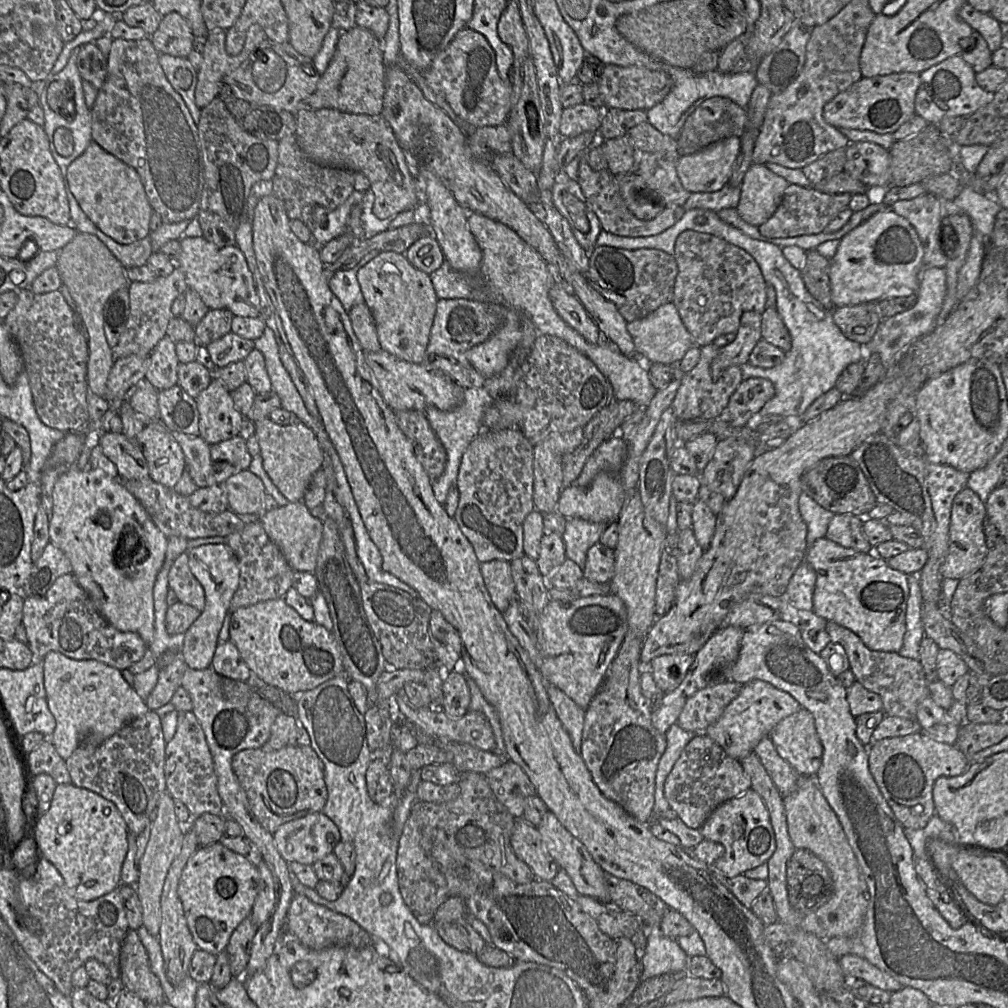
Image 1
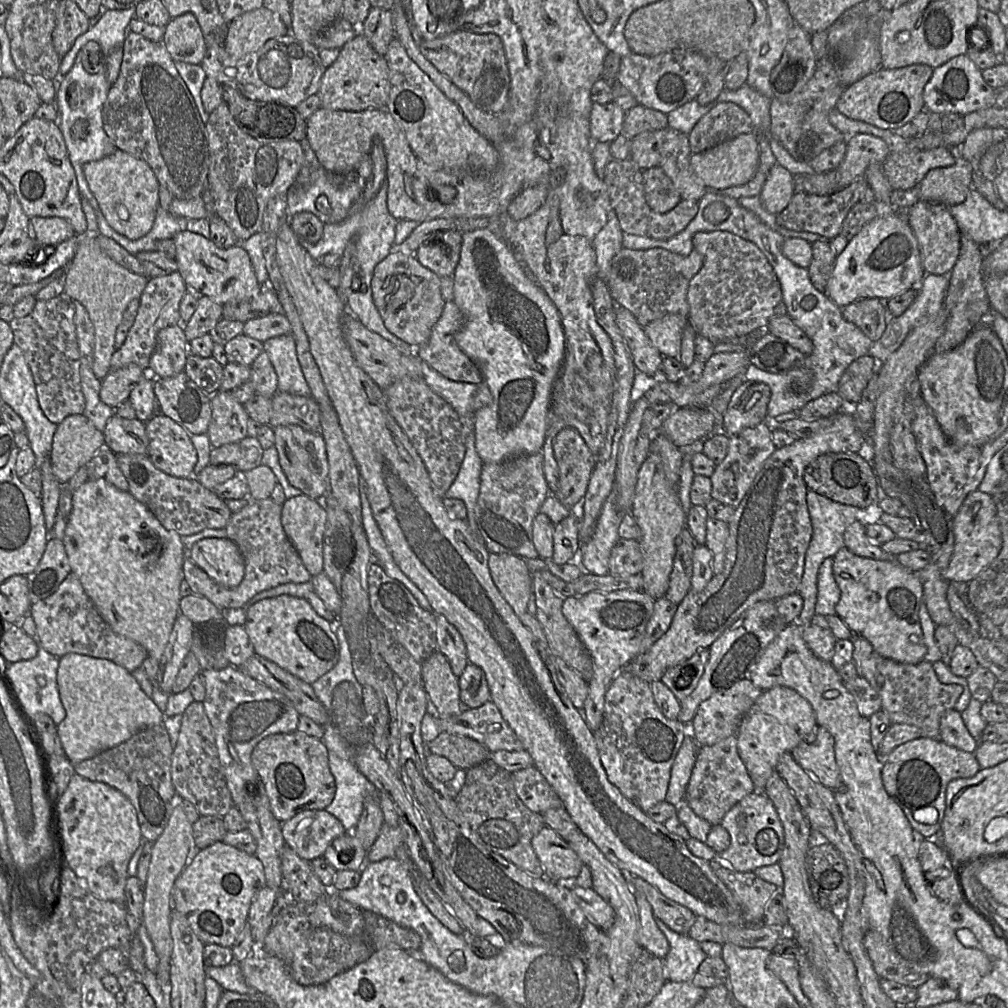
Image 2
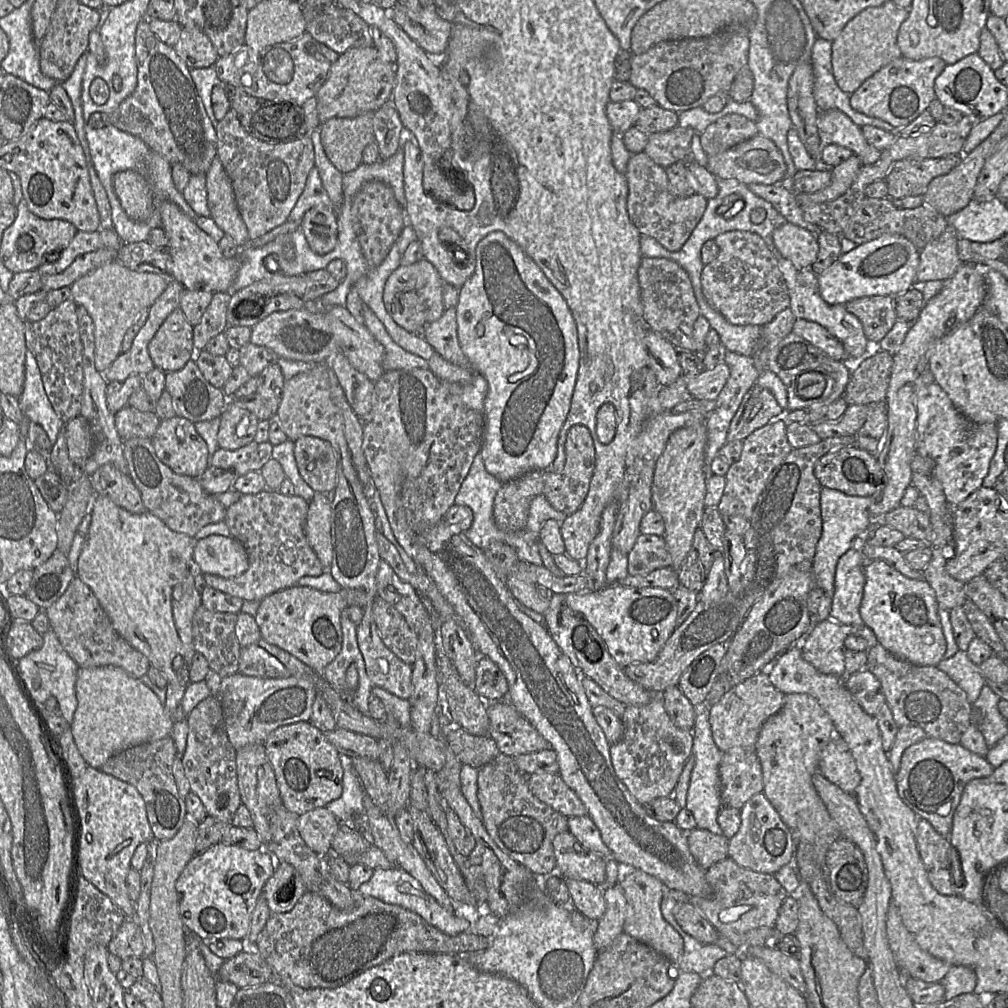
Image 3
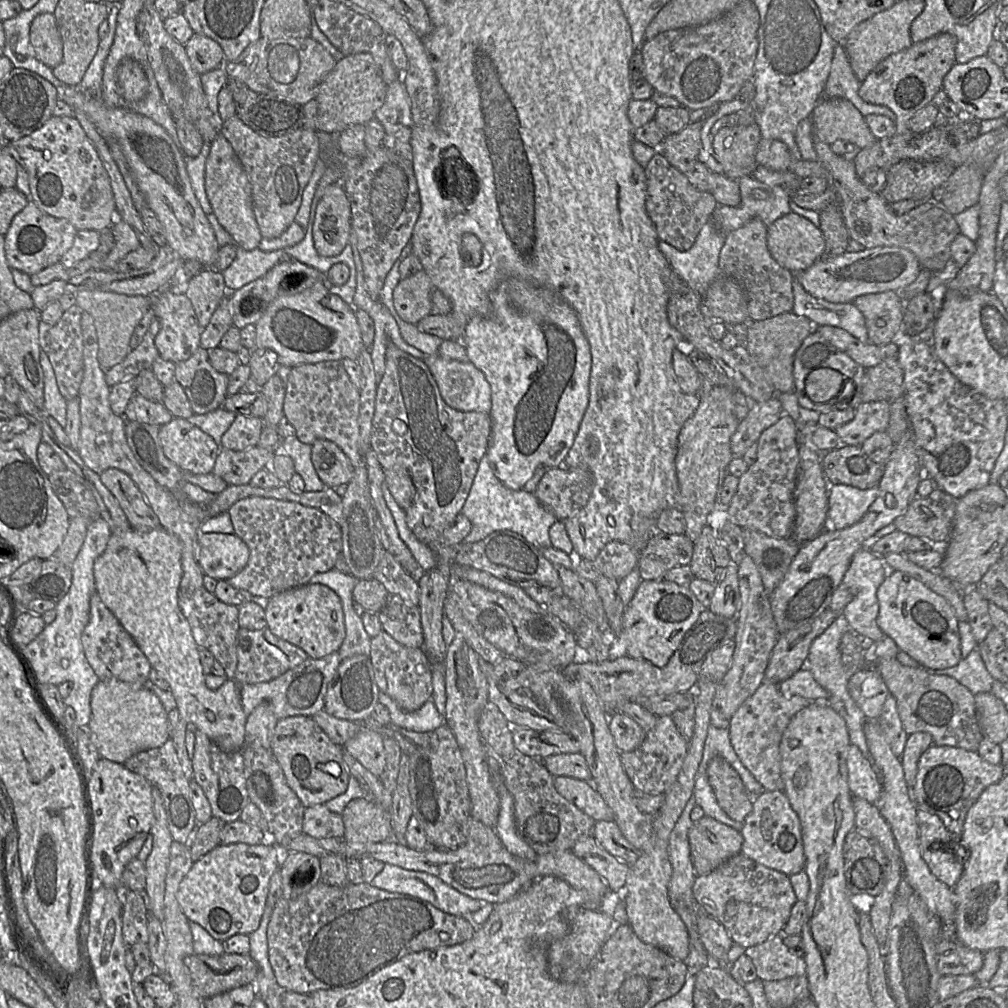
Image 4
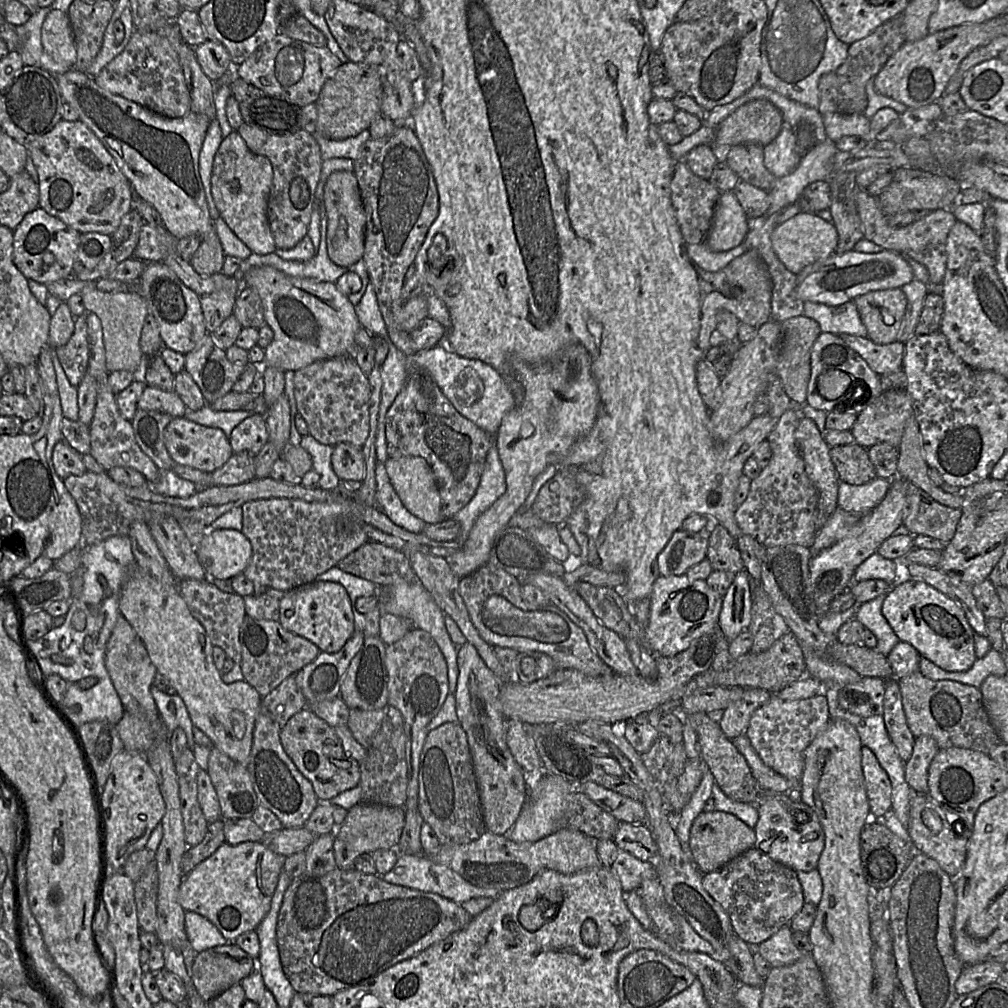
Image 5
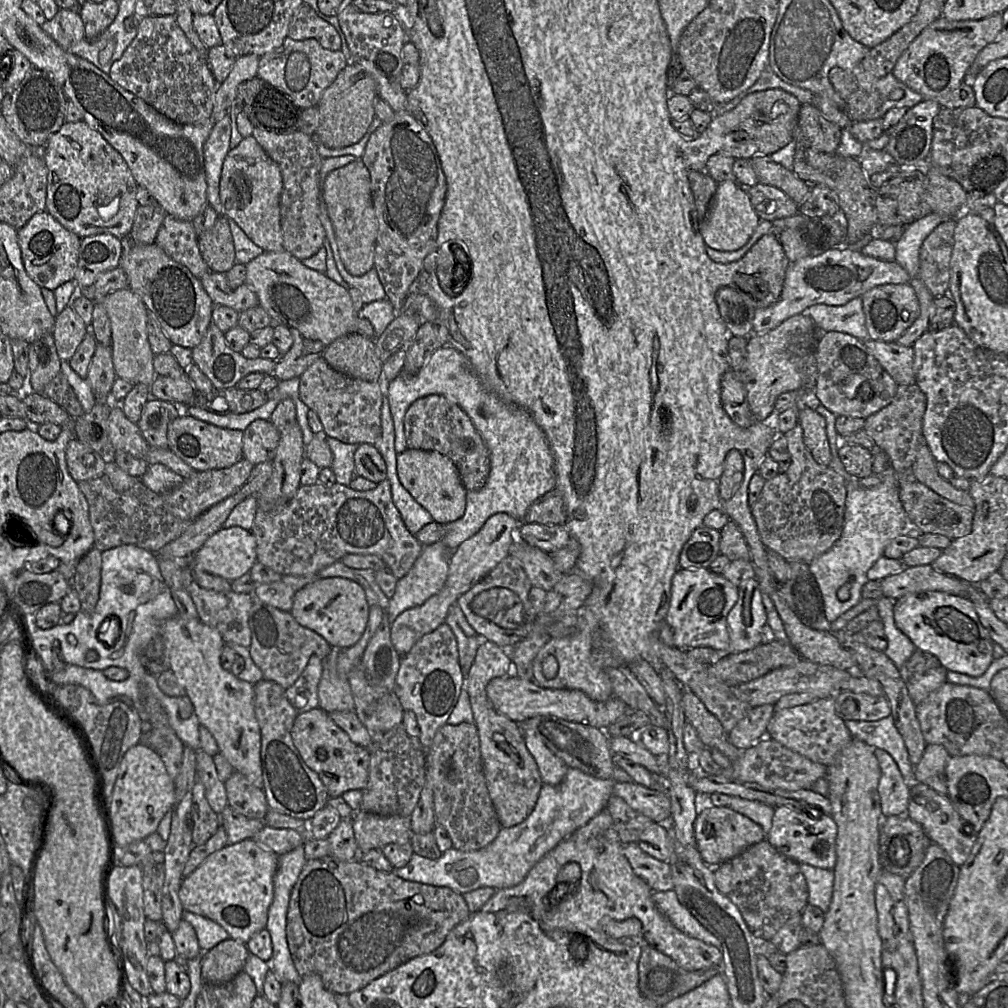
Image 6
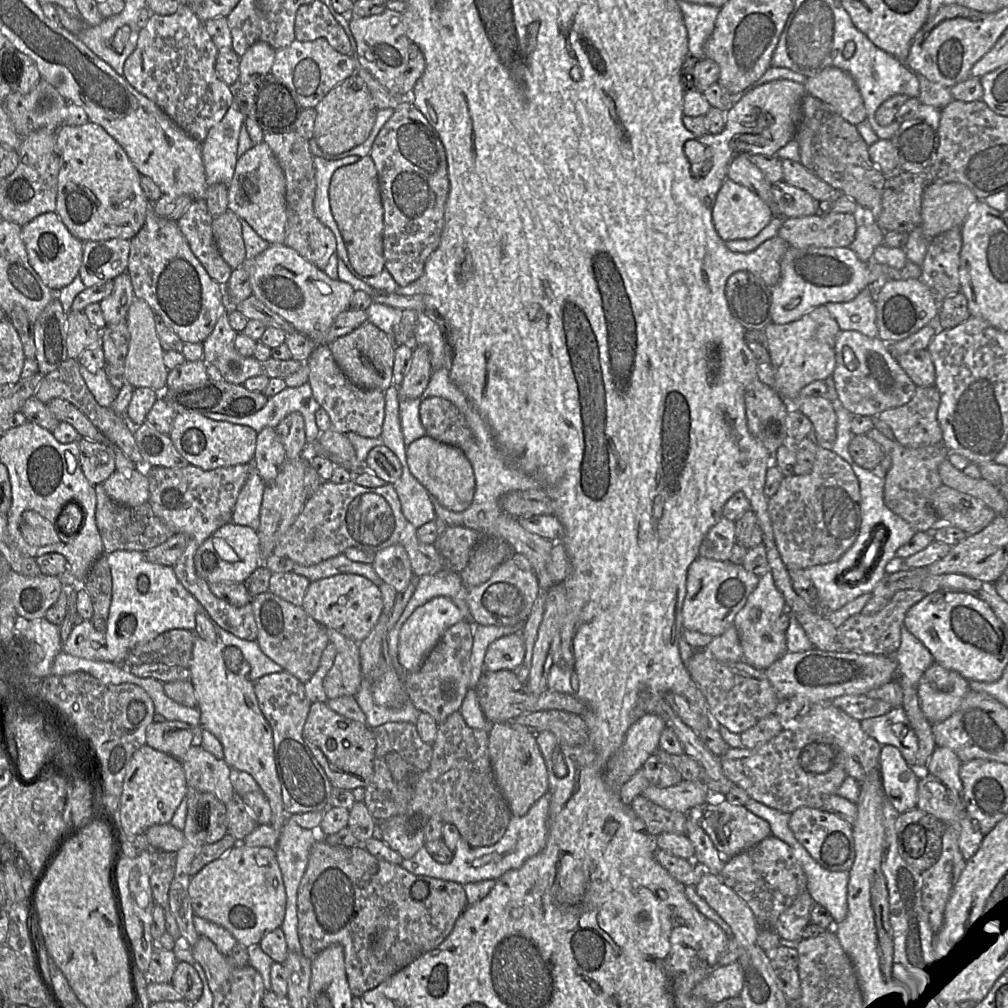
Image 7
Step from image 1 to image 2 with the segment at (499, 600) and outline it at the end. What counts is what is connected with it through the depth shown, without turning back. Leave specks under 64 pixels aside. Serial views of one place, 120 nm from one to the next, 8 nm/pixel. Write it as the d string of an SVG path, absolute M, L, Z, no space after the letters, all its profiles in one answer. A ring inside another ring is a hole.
M489 554L492 580L517 616L527 612L532 593L532 572L525 560L510 554Z

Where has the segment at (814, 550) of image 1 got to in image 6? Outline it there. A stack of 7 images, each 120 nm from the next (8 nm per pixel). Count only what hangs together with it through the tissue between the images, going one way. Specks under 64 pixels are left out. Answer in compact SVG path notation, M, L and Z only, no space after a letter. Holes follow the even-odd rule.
M938 591L907 595L894 602L893 617L896 627L918 650L935 656L948 671L979 677L994 660L994 642L966 598Z

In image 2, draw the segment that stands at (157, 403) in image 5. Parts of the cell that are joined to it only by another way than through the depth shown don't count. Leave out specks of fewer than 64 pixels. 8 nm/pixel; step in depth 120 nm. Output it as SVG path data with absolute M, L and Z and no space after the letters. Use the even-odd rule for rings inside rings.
M113 415L103 431L104 446L116 455L147 454L146 422Z

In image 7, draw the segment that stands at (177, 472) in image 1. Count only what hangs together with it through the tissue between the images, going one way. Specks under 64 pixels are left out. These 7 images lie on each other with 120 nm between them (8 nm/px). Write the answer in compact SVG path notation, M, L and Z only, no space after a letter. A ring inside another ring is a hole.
M193 412L176 413L169 433L183 458L204 470L252 463L257 435L258 432L248 426L215 421Z

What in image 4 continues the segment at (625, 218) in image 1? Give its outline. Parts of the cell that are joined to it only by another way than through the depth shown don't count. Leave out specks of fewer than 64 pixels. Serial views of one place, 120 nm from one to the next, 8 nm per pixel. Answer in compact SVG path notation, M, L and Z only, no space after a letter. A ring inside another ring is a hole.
M657 152L645 166L647 180L646 211L660 240L679 251L688 251L694 245L702 227L710 221L718 203L709 191L694 187L686 175L672 166Z

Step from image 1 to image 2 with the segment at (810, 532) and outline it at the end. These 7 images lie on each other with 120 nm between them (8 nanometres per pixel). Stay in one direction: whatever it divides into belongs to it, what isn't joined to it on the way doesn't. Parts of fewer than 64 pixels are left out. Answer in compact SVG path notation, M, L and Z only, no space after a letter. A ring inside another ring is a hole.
M810 490L806 494L806 503L813 532L805 554L803 575L796 591L803 599L802 611L798 617L798 623L801 627L803 625L810 625L812 617L816 614L817 575L821 564L825 559L832 558L839 549L844 547L843 534L851 523L857 521L856 514L860 510L854 506L835 502Z

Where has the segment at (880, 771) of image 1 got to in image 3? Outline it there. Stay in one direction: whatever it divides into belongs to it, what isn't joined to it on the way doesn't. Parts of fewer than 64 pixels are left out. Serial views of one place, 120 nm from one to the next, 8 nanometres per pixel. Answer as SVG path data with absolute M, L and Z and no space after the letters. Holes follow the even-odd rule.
M926 737L903 752L895 779L898 794L903 802L920 818L929 821L939 834L948 836L954 812L966 784L973 779L990 776L994 770L995 767L985 757L967 750L960 744Z

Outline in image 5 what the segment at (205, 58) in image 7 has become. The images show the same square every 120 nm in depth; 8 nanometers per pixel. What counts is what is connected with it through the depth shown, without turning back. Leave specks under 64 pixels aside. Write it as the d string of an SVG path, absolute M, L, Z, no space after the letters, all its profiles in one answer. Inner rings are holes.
M135 31L123 51L94 77L95 83L166 118L190 113L190 93L177 52L167 39L155 33Z

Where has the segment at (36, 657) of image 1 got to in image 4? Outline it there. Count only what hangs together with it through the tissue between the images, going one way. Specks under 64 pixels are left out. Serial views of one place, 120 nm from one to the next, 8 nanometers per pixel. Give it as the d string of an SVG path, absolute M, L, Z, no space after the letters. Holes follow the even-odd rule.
M97 593L90 597L89 621L82 632L81 643L87 661L100 680L118 679L133 685L144 685L149 679L150 661Z

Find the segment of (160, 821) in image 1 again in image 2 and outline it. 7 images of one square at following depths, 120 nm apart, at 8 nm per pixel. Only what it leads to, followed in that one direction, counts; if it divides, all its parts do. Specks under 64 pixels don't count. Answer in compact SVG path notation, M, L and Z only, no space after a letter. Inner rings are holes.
M176 799L167 826L154 842L144 892L143 923L153 942L159 963L156 969L158 983L164 995L171 996L170 967L173 940L170 932L170 917L173 910L173 887L176 879L185 868L190 848L194 844L192 823L188 820L181 803Z

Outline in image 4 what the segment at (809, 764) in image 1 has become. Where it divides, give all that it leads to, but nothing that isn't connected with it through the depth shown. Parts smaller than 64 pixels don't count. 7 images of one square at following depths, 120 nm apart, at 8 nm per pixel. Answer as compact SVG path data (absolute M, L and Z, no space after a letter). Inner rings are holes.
M850 744L846 762L848 786L853 797L876 804L881 795L881 783L871 758L869 760L856 745Z

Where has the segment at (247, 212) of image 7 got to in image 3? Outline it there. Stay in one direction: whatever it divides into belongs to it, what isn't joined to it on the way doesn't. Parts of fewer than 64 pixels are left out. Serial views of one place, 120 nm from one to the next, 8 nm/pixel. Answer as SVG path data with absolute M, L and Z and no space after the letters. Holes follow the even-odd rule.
M217 155L214 157L210 168L206 173L206 191L210 217L225 234L232 238L236 246L240 249L247 246L252 240L249 239L247 227L237 208L231 180L225 172Z

